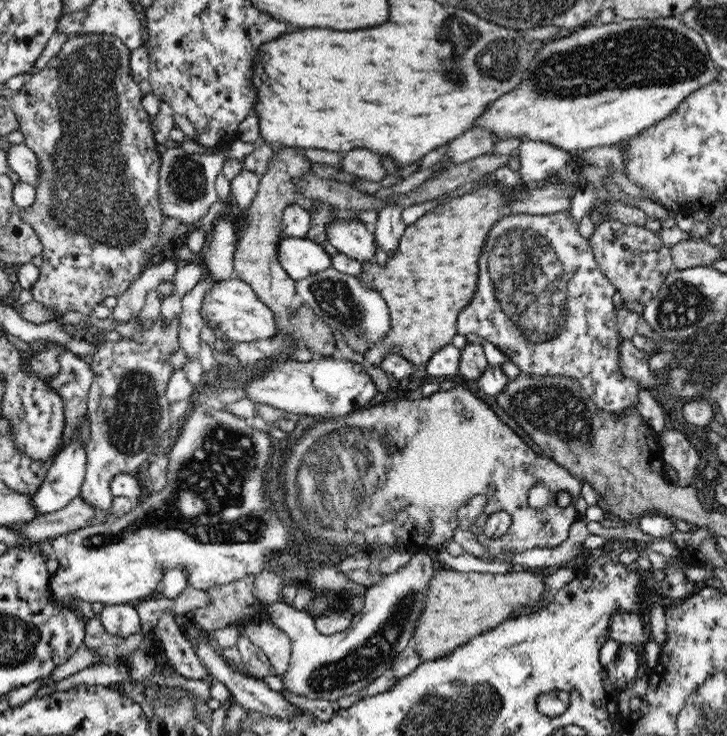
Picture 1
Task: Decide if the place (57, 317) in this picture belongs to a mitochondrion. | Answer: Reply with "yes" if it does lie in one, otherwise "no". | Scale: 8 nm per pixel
no

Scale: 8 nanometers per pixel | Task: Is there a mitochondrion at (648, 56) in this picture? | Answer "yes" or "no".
yes

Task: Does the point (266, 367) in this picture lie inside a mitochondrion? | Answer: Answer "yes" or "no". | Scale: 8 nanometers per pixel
no

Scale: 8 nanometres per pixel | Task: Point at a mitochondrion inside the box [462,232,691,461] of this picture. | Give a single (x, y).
(551, 409)

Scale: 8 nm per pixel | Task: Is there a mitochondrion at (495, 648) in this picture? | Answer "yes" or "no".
no

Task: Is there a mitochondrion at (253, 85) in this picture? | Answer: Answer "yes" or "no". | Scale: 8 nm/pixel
no

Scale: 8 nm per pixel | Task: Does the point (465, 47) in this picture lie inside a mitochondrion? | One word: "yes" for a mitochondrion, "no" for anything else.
yes

